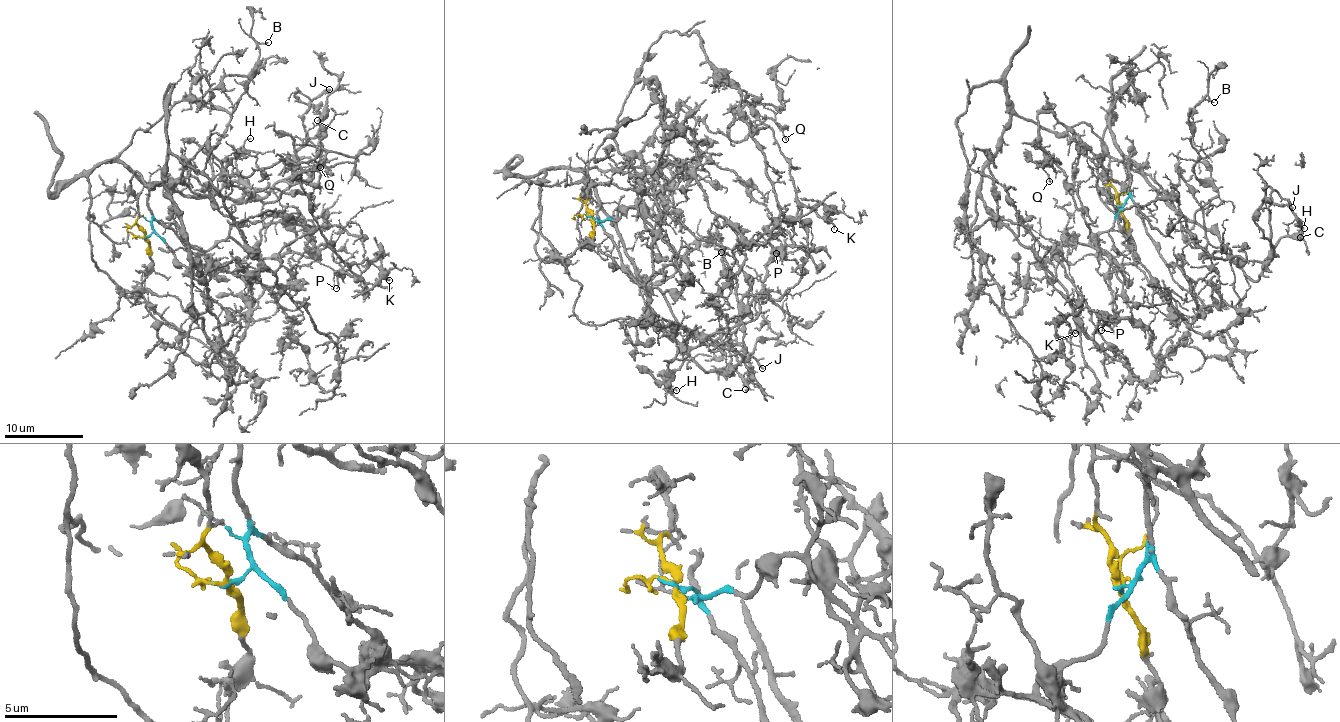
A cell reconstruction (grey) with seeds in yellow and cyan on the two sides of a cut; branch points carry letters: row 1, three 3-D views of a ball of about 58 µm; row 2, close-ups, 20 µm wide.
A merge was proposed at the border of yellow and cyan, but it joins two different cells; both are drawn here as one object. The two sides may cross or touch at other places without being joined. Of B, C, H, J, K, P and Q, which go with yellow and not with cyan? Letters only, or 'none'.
K, P, Q

